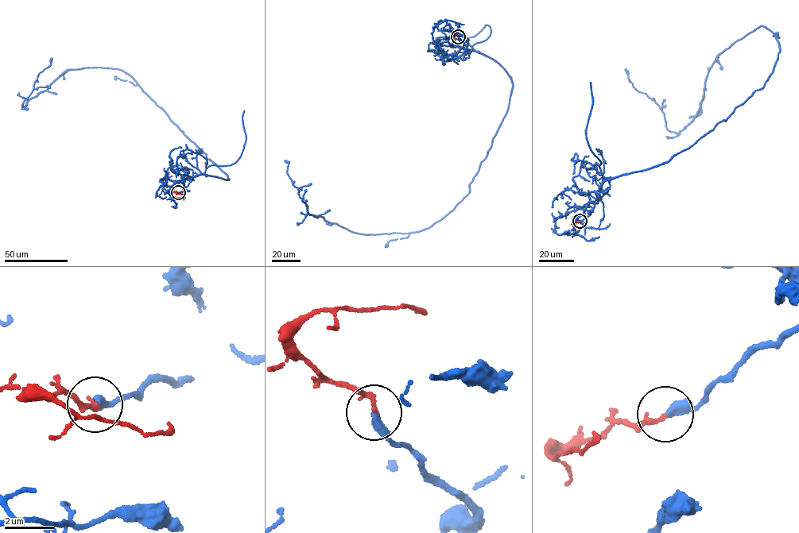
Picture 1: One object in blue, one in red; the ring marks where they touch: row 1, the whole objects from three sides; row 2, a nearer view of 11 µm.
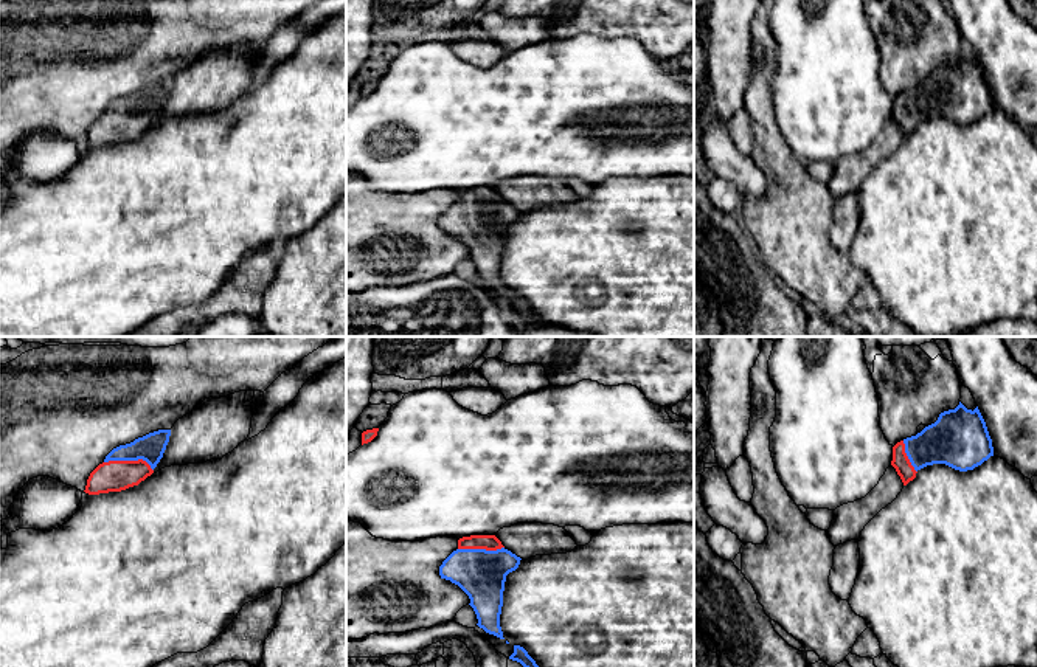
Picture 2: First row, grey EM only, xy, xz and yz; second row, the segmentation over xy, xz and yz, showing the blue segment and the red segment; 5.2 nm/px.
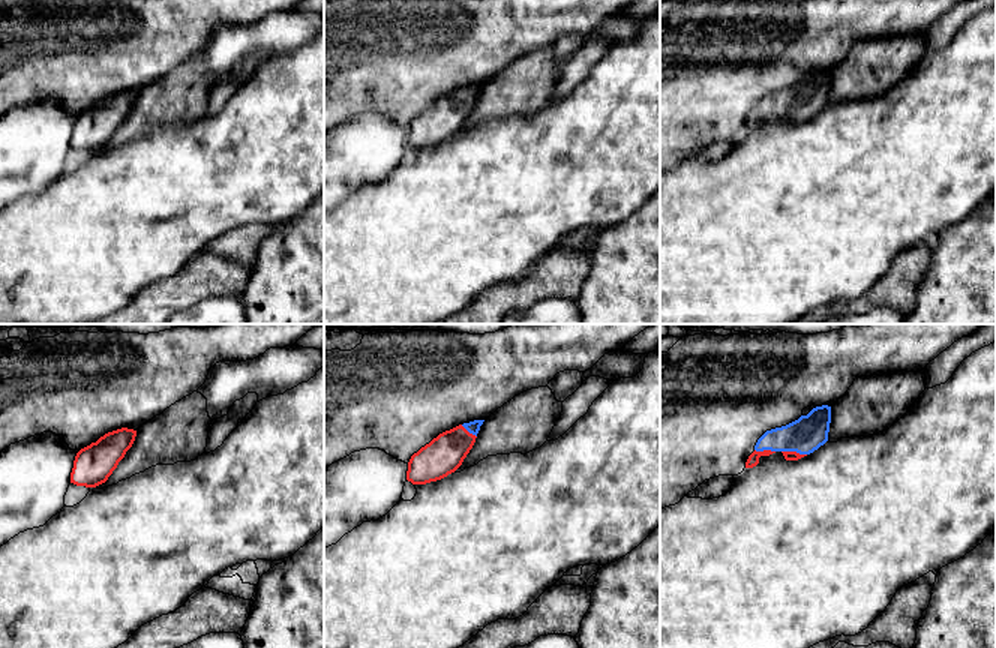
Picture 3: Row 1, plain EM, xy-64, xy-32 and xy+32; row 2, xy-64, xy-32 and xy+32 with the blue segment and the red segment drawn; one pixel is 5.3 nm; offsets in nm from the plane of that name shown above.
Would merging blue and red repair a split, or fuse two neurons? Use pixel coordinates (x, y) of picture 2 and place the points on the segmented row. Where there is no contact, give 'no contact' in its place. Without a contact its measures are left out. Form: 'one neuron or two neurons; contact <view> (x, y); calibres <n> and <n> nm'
one neuron; contact xy (129, 459); calibres 140 and 160 nm

